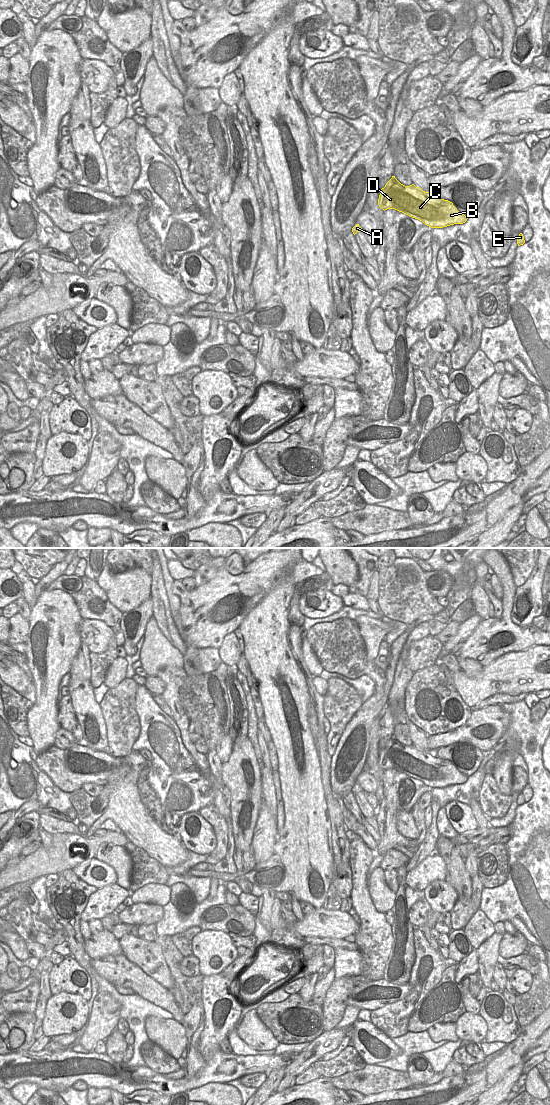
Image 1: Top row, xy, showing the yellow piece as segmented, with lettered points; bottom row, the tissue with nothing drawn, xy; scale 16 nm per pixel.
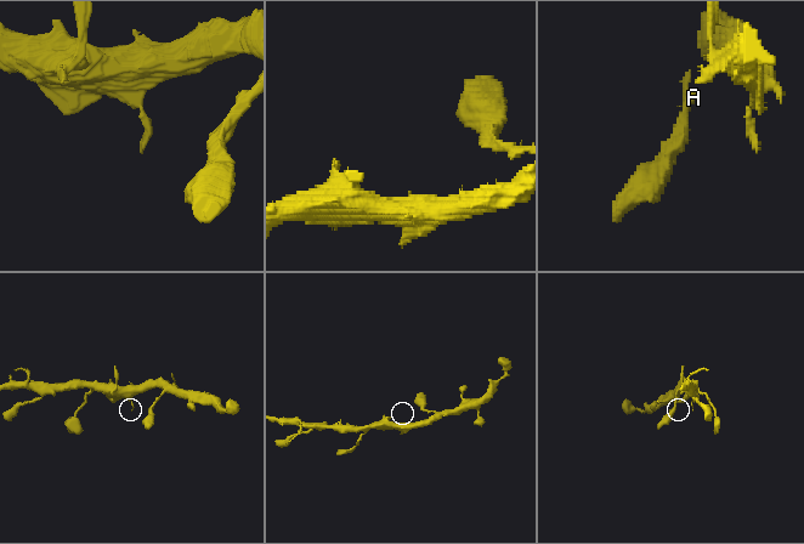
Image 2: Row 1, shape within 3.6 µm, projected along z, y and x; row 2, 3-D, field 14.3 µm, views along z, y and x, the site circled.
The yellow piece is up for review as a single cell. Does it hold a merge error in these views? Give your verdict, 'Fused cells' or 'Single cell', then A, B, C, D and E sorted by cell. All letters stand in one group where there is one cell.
Single cell. Groups: A B C D E

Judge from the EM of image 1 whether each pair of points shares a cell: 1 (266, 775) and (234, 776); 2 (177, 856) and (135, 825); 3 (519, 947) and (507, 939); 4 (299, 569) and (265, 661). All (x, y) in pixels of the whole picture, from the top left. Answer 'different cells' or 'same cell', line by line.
1: different cells
2: same cell
3: same cell
4: different cells

